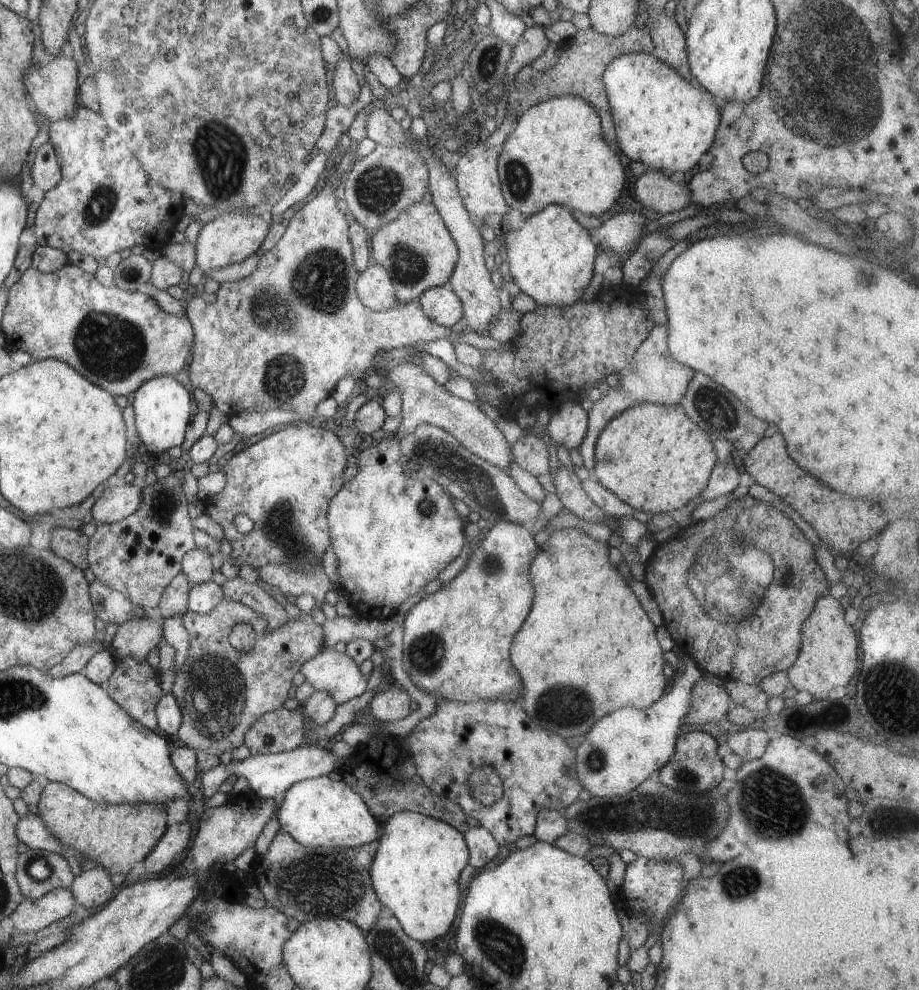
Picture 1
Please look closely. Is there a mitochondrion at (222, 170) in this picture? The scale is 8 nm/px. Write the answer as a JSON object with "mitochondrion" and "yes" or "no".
{"mitochondrion":"yes"}

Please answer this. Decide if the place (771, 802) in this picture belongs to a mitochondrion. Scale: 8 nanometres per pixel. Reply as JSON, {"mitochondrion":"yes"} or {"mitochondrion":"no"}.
{"mitochondrion":"yes"}

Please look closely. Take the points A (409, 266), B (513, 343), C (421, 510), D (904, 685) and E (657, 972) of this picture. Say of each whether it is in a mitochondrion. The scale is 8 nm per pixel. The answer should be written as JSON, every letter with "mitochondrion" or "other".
{"A":"mitochondrion","B":"other","C":"mitochondrion","D":"mitochondrion","E":"other"}

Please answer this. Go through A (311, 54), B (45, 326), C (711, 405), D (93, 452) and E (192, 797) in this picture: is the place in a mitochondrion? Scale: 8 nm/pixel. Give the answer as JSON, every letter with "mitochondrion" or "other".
{"A":"other","B":"other","C":"mitochondrion","D":"other","E":"other"}

